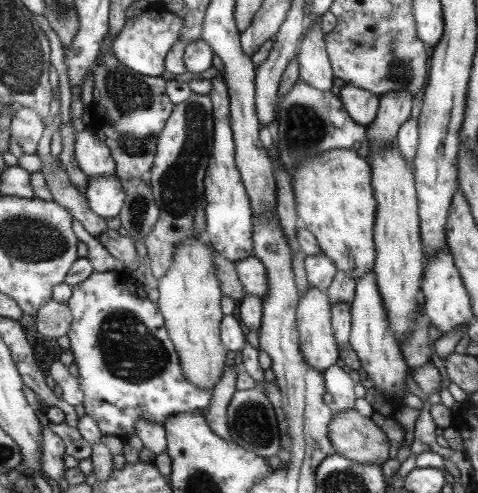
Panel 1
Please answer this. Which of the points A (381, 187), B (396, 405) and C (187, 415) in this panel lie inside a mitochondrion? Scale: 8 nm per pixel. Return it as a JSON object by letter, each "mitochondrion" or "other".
{"A":"other","B":"other","C":"other"}

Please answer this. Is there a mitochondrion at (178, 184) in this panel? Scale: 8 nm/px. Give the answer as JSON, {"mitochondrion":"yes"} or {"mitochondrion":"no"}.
{"mitochondrion":"yes"}

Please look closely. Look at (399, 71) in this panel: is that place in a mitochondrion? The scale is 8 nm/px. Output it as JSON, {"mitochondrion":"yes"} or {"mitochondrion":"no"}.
{"mitochondrion":"yes"}

